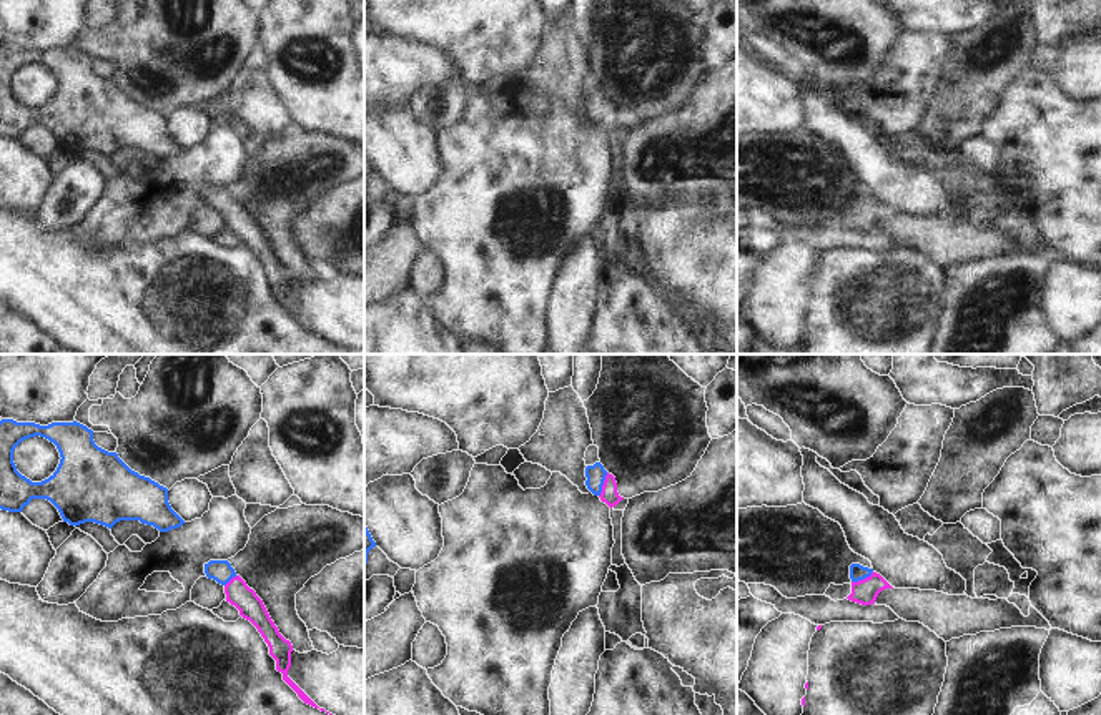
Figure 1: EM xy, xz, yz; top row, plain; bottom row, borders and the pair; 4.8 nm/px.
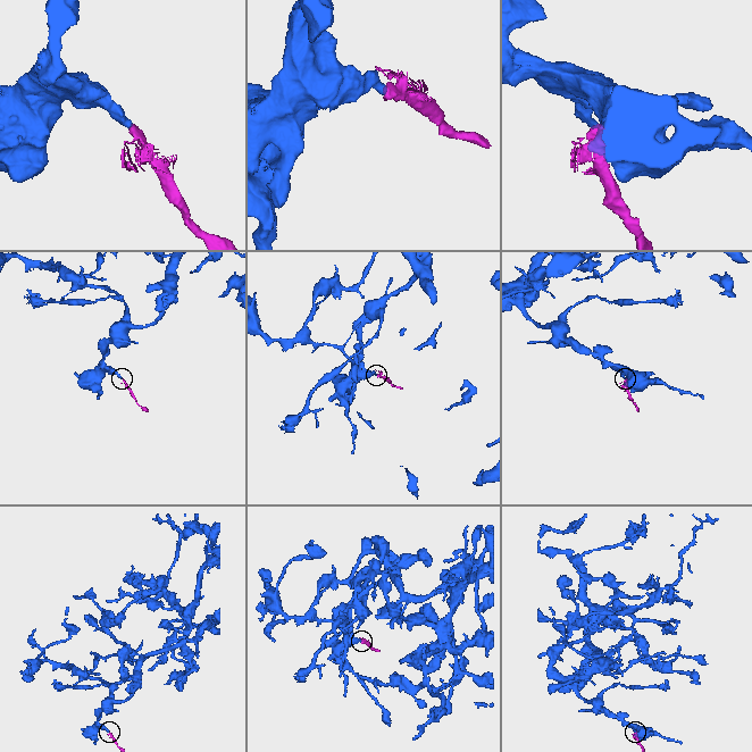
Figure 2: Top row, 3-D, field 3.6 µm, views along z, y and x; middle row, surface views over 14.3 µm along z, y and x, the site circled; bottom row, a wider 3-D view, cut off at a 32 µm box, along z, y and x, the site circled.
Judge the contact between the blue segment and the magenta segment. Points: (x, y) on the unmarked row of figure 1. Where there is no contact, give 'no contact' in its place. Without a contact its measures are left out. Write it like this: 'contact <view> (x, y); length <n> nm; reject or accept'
contact xz (602, 112); length 130 nm; accept

